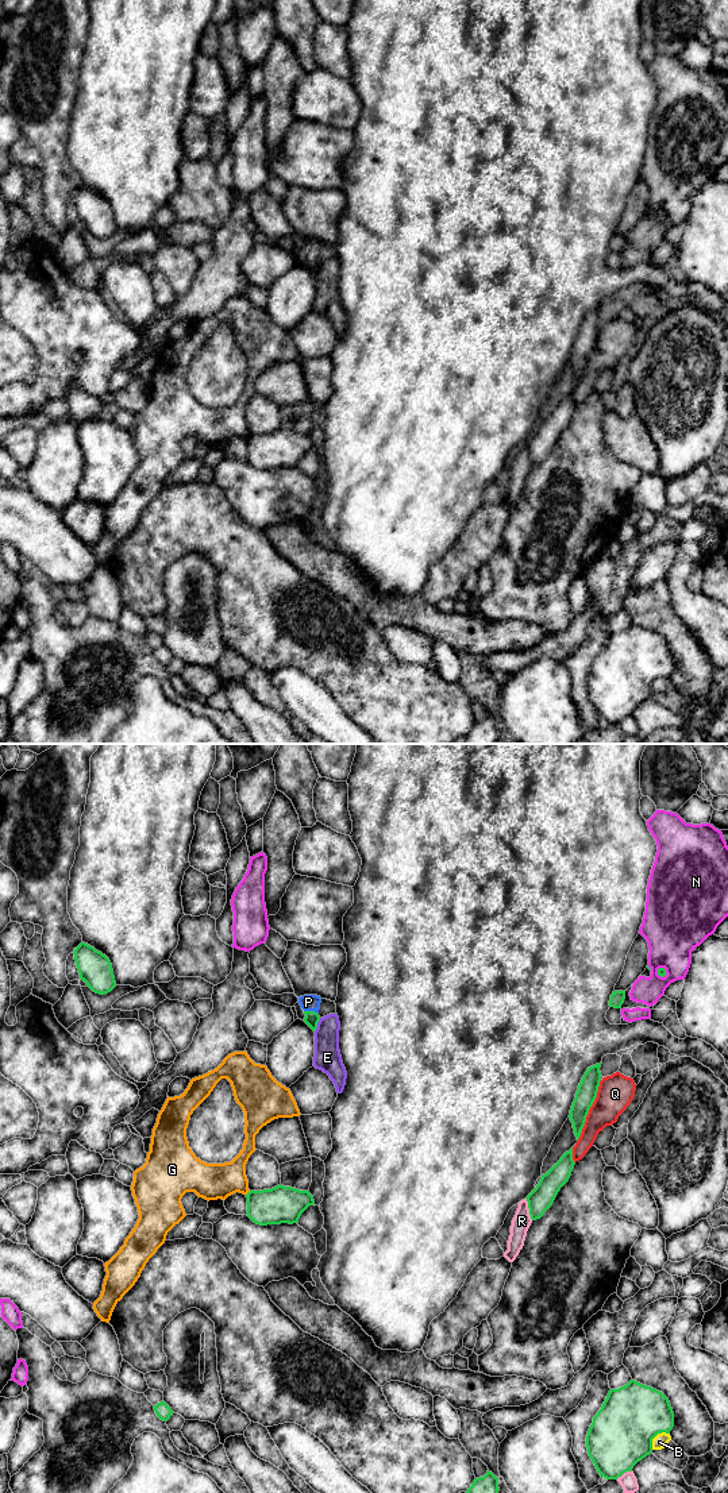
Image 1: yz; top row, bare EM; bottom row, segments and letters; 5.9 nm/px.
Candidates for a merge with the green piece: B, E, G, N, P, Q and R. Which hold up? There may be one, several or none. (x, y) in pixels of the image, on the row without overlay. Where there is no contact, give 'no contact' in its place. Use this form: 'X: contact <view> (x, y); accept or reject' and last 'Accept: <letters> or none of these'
B: contact yz (655, 679); reject
E: contact yz (316, 269); reject
G: contact yz (247, 438); reject
N: contact yz (663, 212); reject
P: contact yz (311, 255); accept
Q: contact yz (592, 348); reject
R: contact yz (530, 454); reject
Accept: P

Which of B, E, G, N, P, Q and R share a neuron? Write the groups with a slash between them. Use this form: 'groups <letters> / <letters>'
groups B / E / G / N / P / Q / R

